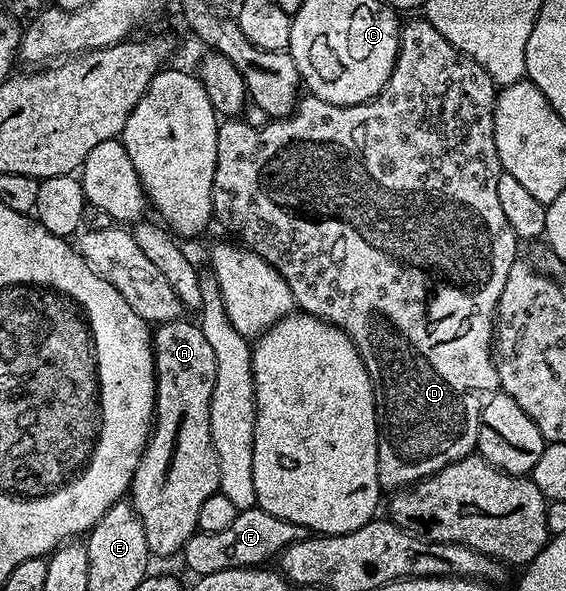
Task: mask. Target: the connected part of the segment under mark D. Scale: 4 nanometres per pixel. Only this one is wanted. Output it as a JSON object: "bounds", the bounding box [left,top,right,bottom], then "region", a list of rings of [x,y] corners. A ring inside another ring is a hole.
{"bounds":[212,18,520,490],"region":[[[418,18],[418,20],[408,21],[407,24],[405,21],[401,25],[398,34],[398,57],[394,63],[394,69],[384,86],[384,90],[380,90],[380,94],[376,94],[376,98],[372,98],[368,102],[353,104],[352,106],[336,106],[335,104],[324,102],[318,96],[306,94],[306,97],[303,95],[297,101],[290,115],[283,116],[281,119],[271,119],[270,123],[265,124],[262,128],[248,126],[245,119],[242,118],[226,118],[218,126],[218,133],[216,134],[216,174],[212,178],[213,219],[215,221],[219,220],[228,231],[235,232],[239,236],[237,239],[245,247],[249,248],[251,252],[254,252],[260,258],[268,261],[282,275],[284,282],[288,282],[288,290],[292,290],[295,305],[301,311],[306,312],[310,316],[318,316],[322,320],[327,320],[328,323],[333,324],[341,332],[348,334],[348,338],[356,346],[356,350],[372,378],[372,386],[374,387],[378,430],[380,433],[378,438],[378,481],[384,490],[411,487],[417,484],[418,481],[428,478],[440,470],[444,470],[444,466],[471,455],[478,446],[478,431],[480,430],[482,408],[486,405],[486,401],[495,392],[499,391],[498,371],[494,365],[494,353],[492,351],[494,343],[494,309],[497,308],[500,302],[500,290],[504,290],[504,282],[508,282],[508,270],[512,270],[515,260],[519,259],[520,252],[518,252],[518,247],[520,247],[520,241],[512,230],[512,226],[508,226],[508,218],[504,218],[504,209],[500,207],[500,201],[496,195],[496,182],[503,171],[500,158],[496,154],[496,138],[494,137],[495,95],[496,85],[493,78],[484,70],[484,66],[480,66],[475,60],[468,58],[460,50],[456,50],[456,46],[452,46],[452,42],[448,42],[448,38],[444,38],[444,34],[440,34],[440,30],[436,30],[436,26],[432,26],[424,18]]]}

